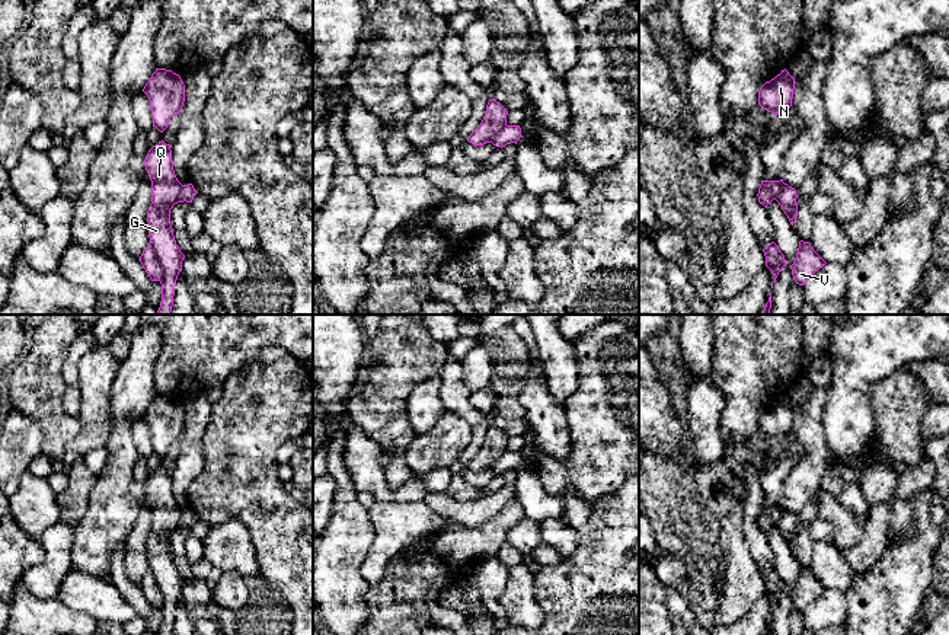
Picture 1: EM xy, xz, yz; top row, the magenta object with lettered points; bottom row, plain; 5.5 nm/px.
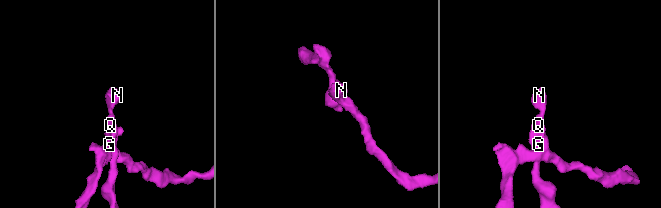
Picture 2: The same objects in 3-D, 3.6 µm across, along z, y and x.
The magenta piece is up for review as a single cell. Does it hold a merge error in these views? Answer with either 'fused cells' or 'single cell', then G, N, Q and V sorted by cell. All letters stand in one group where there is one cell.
fused cells | G N Q / V

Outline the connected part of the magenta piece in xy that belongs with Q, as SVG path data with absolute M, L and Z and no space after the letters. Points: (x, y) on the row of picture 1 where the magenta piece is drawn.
M163 140L148 150L144 166L151 181L151 204L147 211L148 237L164 272L160 280L162 301L157 315L170 315L185 255L176 245L169 210L175 205L182 184L173 170L170 146Z

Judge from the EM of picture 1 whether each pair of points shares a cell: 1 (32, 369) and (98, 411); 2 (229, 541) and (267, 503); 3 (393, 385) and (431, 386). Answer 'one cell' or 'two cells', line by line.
1: two cells
2: two cells
3: two cells

